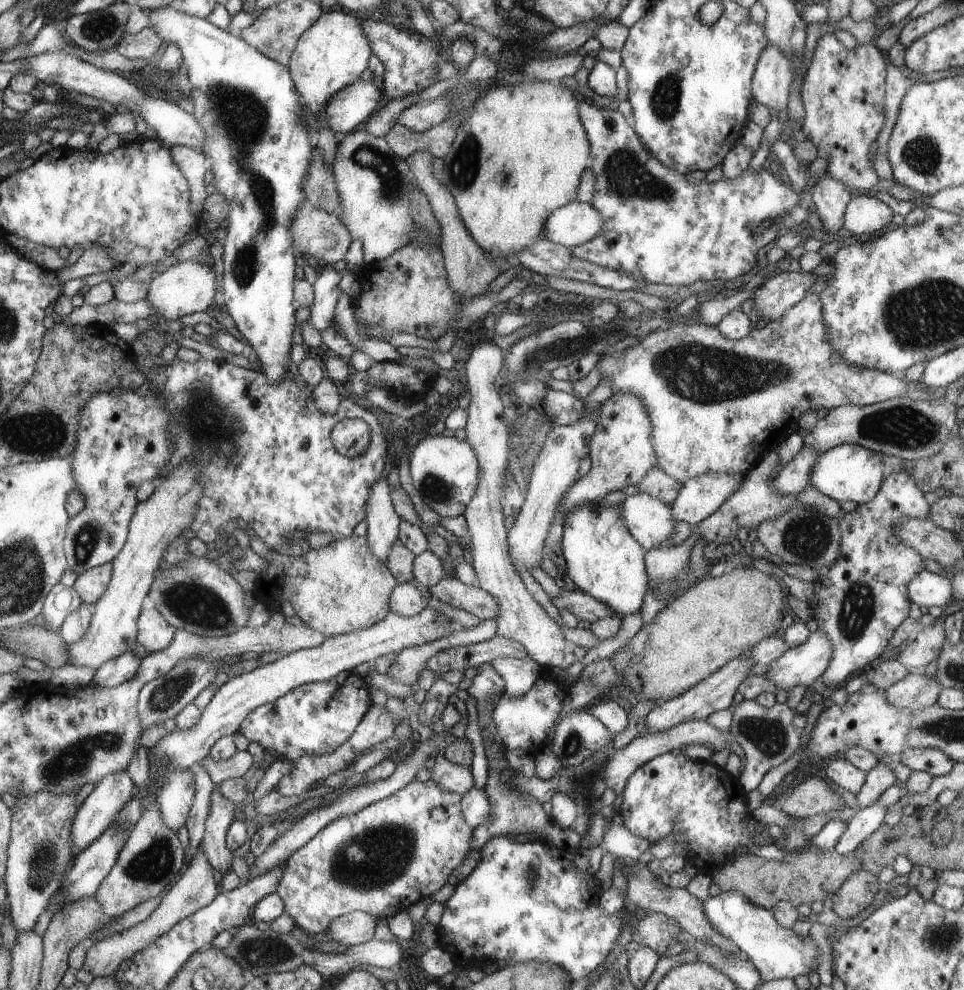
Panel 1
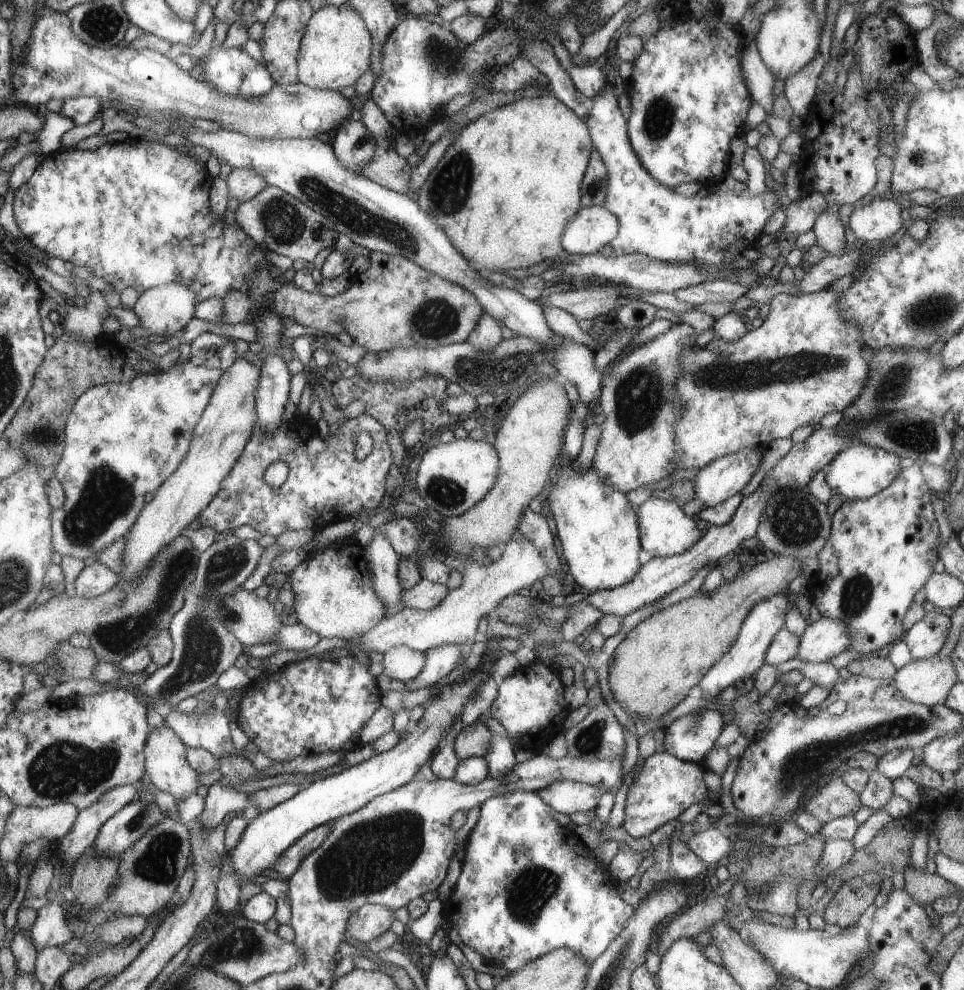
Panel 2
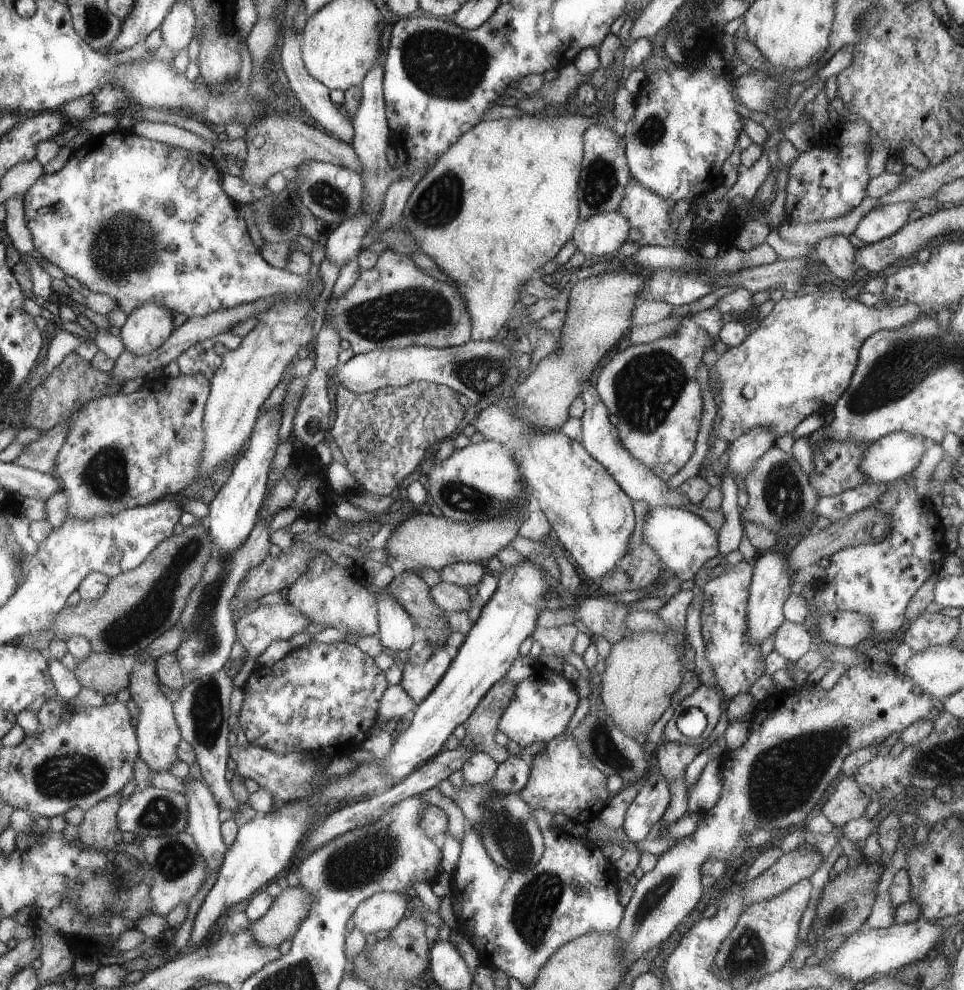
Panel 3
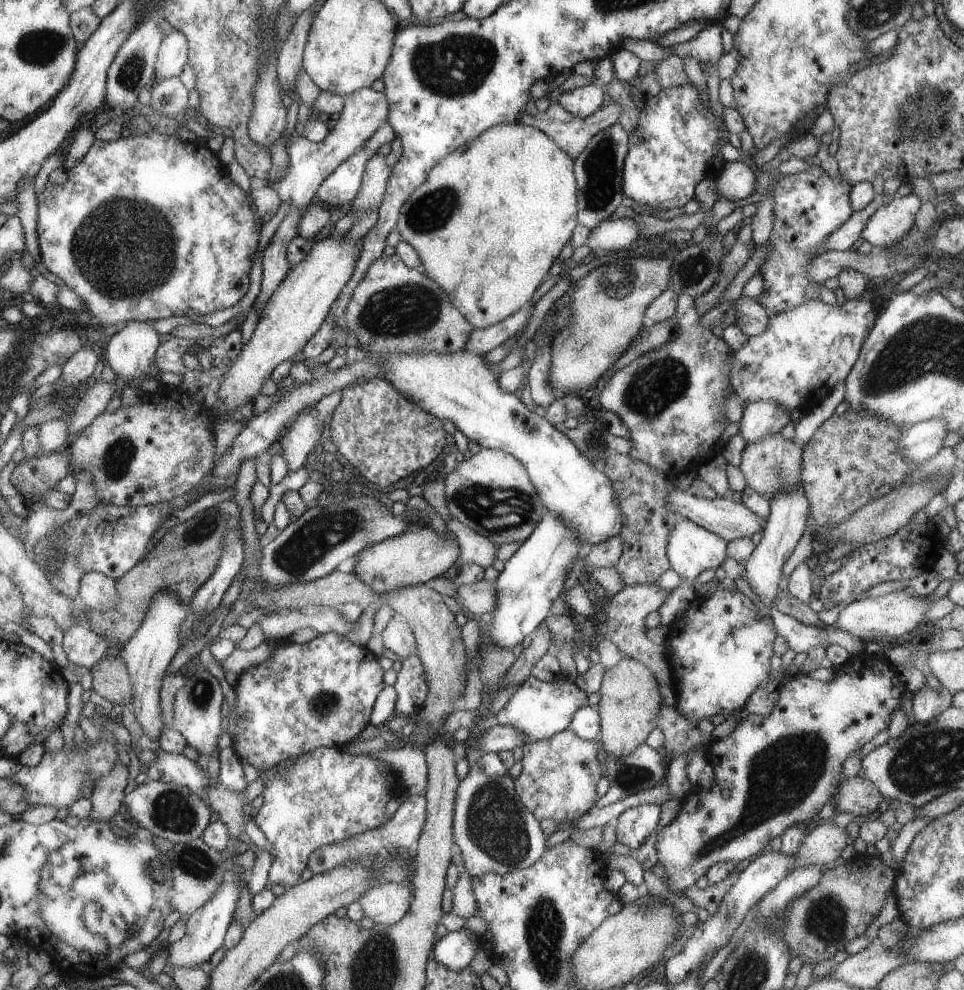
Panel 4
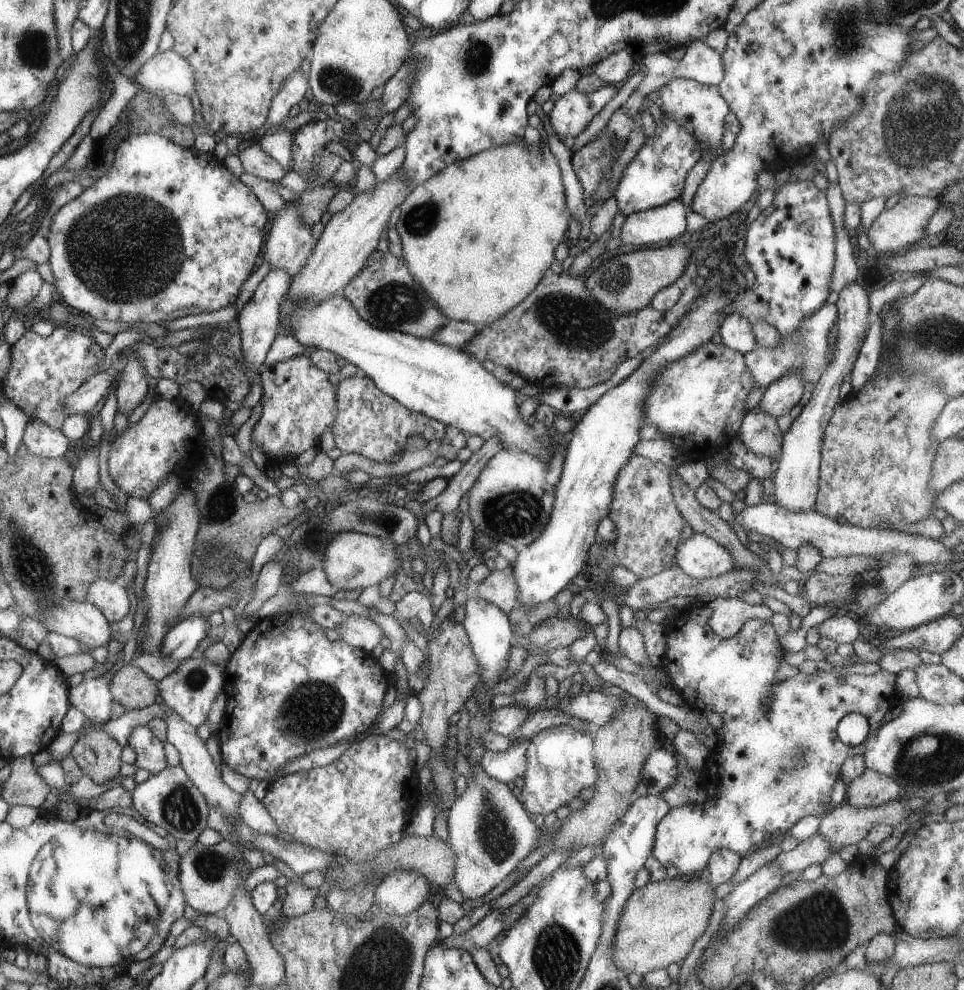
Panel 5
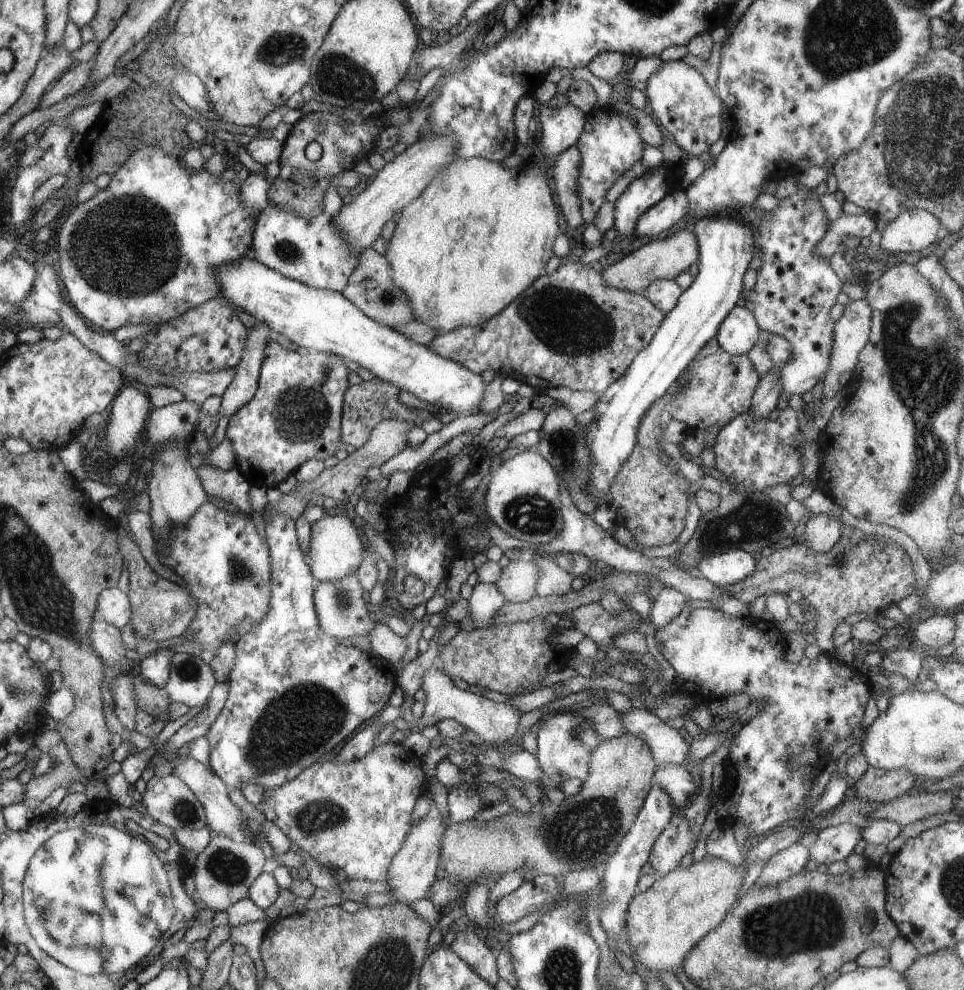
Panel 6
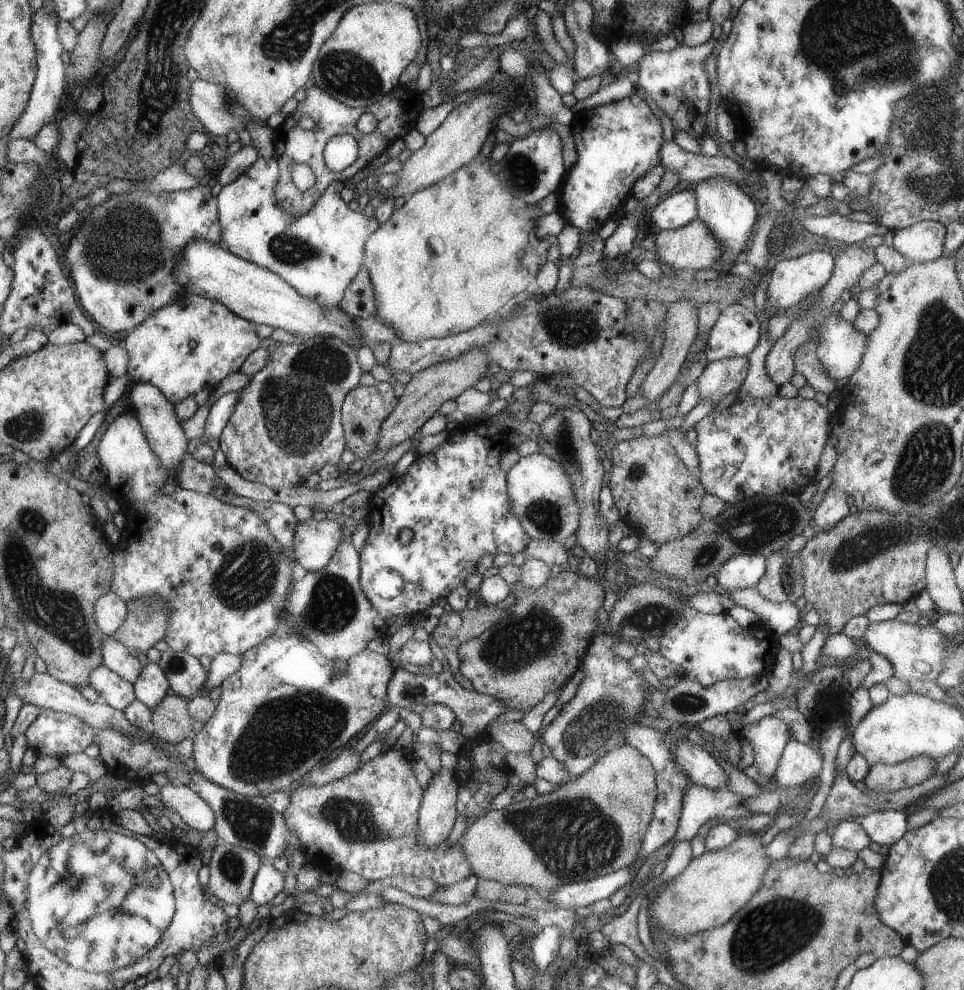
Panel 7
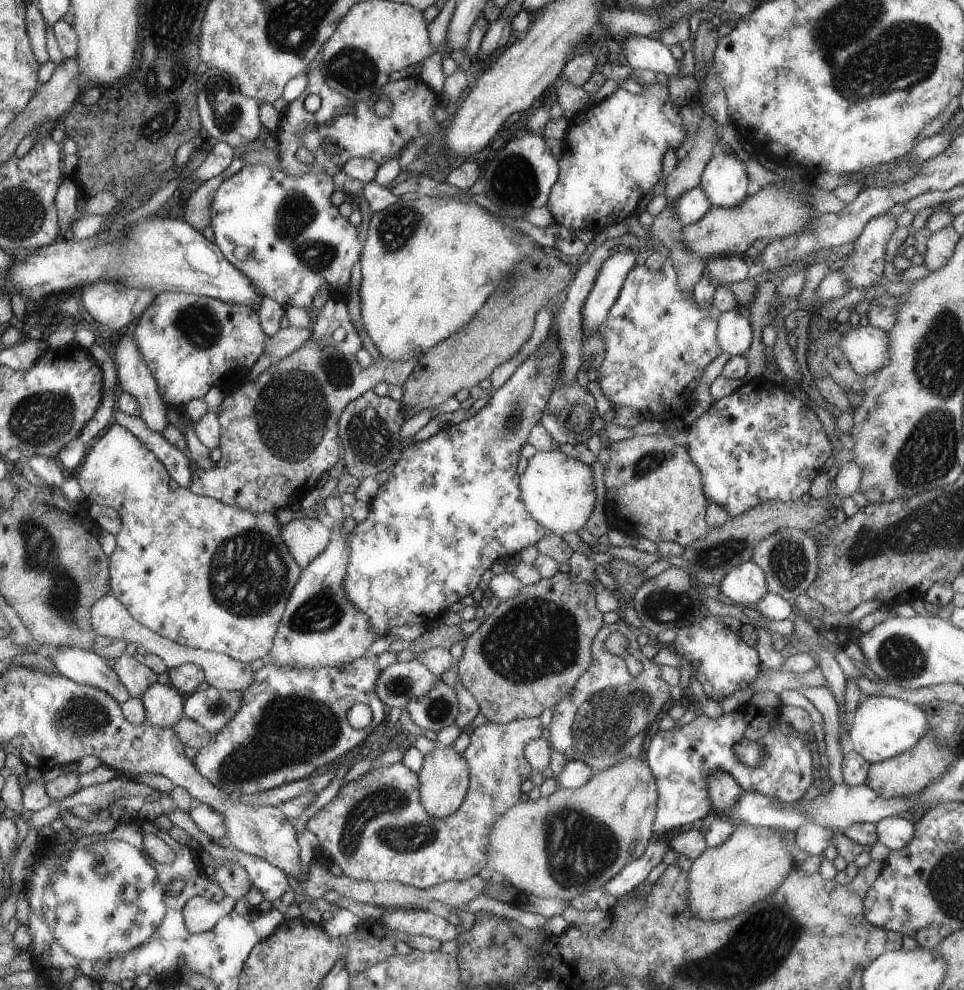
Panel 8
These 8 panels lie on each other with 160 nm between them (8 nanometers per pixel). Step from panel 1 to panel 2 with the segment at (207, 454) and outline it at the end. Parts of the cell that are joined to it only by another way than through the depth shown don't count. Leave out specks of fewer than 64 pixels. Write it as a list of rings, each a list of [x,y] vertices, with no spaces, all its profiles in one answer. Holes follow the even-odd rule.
[[[358,415],[356,418],[346,419],[340,426],[335,426],[330,432],[328,440],[322,439],[316,430],[316,424],[305,416],[302,420],[283,421],[280,428],[270,435],[262,429],[259,423],[253,428],[253,436],[246,445],[233,471],[225,478],[221,490],[218,491],[213,502],[201,512],[199,520],[202,526],[210,526],[218,533],[226,533],[235,526],[249,524],[262,535],[270,534],[278,537],[286,530],[304,530],[312,528],[316,532],[326,525],[352,516],[352,514],[376,508],[388,498],[385,486],[388,484],[387,474],[393,457],[388,445],[387,430],[381,421],[368,415]],[[360,433],[368,433],[373,440],[372,452],[365,459],[357,459],[356,439]],[[273,462],[286,462],[289,466],[287,480],[279,487],[272,488],[264,481],[264,472]]]

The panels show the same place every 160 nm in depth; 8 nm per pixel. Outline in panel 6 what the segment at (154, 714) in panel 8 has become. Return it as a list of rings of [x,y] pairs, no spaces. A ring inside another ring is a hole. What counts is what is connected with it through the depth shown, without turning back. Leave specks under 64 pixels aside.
[[[170,648],[158,649],[153,656],[139,661],[135,675],[141,681],[164,689],[171,671],[171,656],[173,653],[170,651]]]

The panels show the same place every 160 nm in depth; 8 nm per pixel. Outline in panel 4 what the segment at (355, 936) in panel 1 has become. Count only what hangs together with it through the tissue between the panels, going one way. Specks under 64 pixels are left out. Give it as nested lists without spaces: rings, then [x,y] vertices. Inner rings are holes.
[[[382,883],[366,891],[358,901],[364,916],[375,923],[391,925],[398,922],[408,911],[413,897],[407,883]]]

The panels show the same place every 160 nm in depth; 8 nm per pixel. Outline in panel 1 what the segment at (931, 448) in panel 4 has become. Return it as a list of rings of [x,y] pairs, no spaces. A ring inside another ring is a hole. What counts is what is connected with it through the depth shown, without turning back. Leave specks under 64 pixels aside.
[[[838,445],[820,454],[811,472],[811,485],[839,503],[848,501],[861,505],[870,502],[884,478],[882,456],[860,445]]]

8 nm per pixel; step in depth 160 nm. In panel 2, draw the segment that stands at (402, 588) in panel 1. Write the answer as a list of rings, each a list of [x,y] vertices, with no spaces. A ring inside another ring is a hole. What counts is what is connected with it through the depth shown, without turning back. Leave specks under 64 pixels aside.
[[[422,579],[414,588],[403,591],[402,602],[408,609],[432,610],[447,597],[449,590],[445,584]]]

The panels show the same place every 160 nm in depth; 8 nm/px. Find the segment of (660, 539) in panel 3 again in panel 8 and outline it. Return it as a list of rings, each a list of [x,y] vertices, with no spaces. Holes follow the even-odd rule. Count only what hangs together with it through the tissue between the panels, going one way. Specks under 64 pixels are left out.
[[[750,560],[733,568],[719,584],[719,590],[739,607],[752,607],[769,592],[762,567]]]

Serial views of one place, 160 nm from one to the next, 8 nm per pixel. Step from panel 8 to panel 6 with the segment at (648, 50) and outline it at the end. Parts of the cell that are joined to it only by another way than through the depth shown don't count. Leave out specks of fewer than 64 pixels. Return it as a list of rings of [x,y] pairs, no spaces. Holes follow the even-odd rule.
[[[682,59],[662,61],[660,68],[647,80],[643,90],[650,100],[652,114],[658,118],[668,136],[689,156],[707,157],[709,148],[721,138],[723,131],[723,106],[721,98],[714,94],[706,80],[694,67]]]

